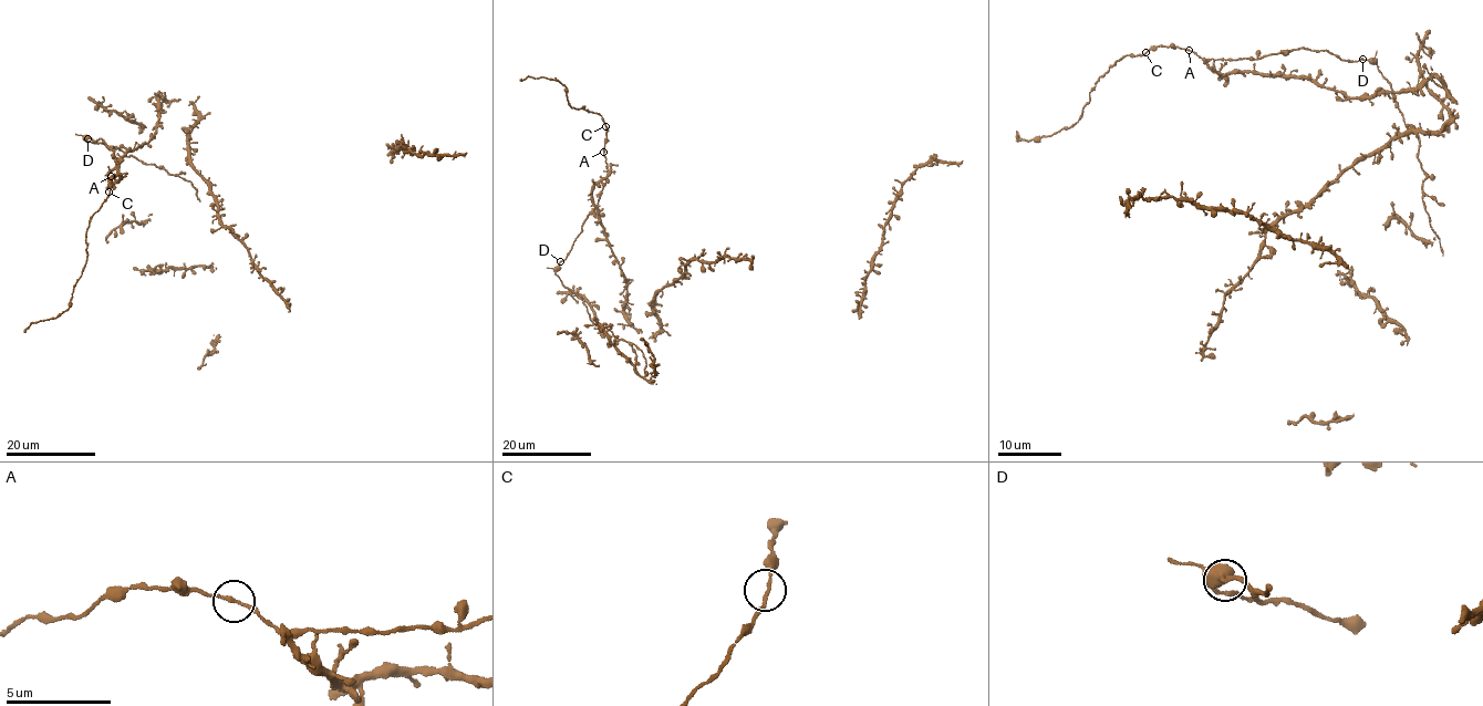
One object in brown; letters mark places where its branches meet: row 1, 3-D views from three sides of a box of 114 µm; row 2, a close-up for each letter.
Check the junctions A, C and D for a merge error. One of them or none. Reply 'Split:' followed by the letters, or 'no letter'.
Split: no letter

